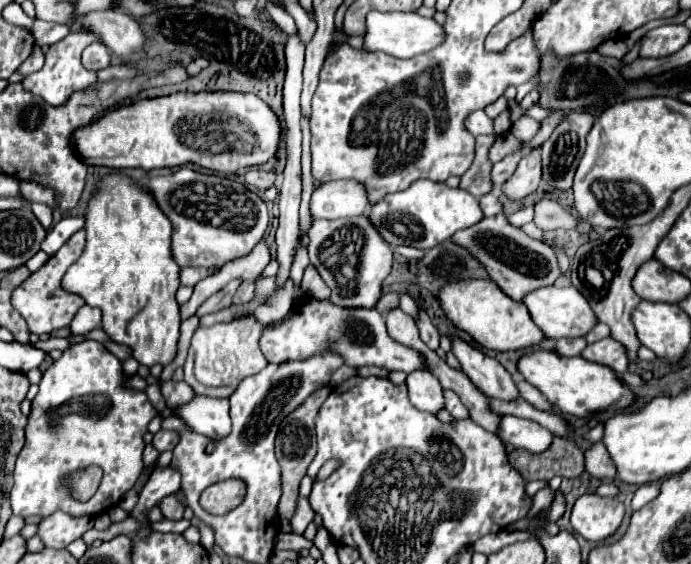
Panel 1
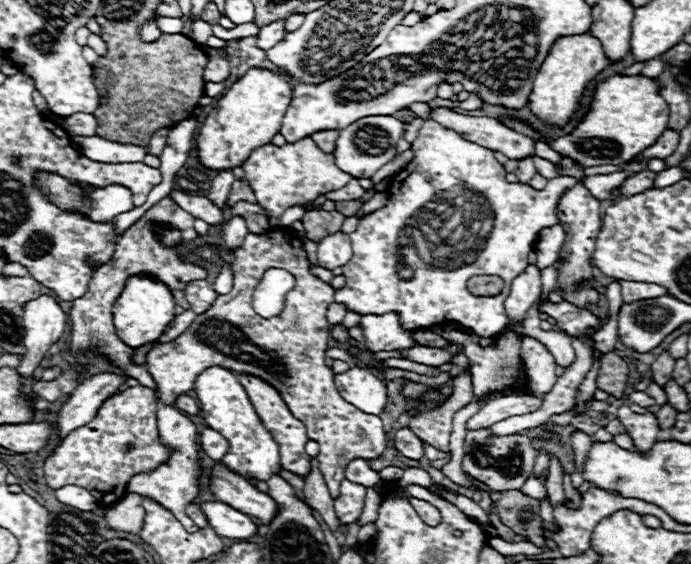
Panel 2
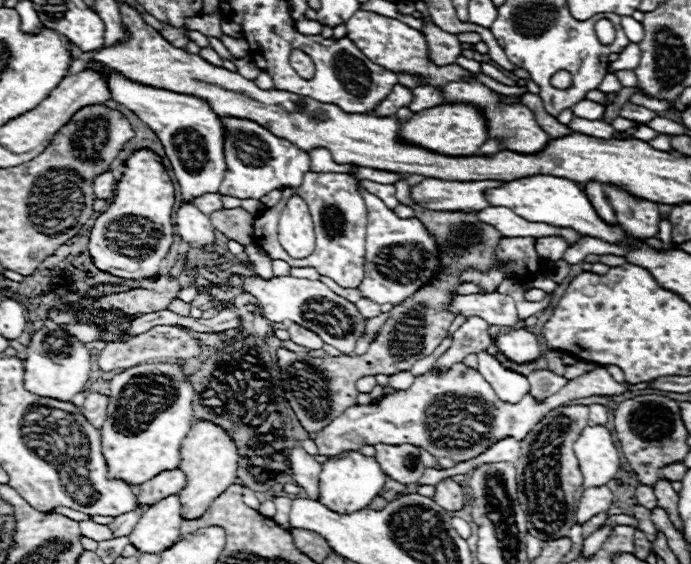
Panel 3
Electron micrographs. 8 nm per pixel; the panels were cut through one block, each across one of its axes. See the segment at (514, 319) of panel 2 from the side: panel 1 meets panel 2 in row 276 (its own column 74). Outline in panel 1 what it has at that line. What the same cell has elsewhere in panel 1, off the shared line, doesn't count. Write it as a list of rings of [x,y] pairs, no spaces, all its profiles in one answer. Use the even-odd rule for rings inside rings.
[[[54,512],[52,516],[40,522],[38,536],[44,540],[48,548],[66,548],[70,542],[78,540],[90,528],[94,528],[92,516],[70,518],[70,514],[66,512]]]

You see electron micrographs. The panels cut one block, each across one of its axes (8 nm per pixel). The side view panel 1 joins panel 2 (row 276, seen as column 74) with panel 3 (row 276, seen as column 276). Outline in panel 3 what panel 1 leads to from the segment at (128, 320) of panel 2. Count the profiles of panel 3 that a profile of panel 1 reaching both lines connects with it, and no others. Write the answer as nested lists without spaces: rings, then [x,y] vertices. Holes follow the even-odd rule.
[[[148,148],[134,150],[126,158],[126,170],[116,184],[116,194],[108,210],[96,218],[90,230],[90,256],[94,264],[124,280],[156,276],[174,236],[172,208],[174,184],[160,156]]]

